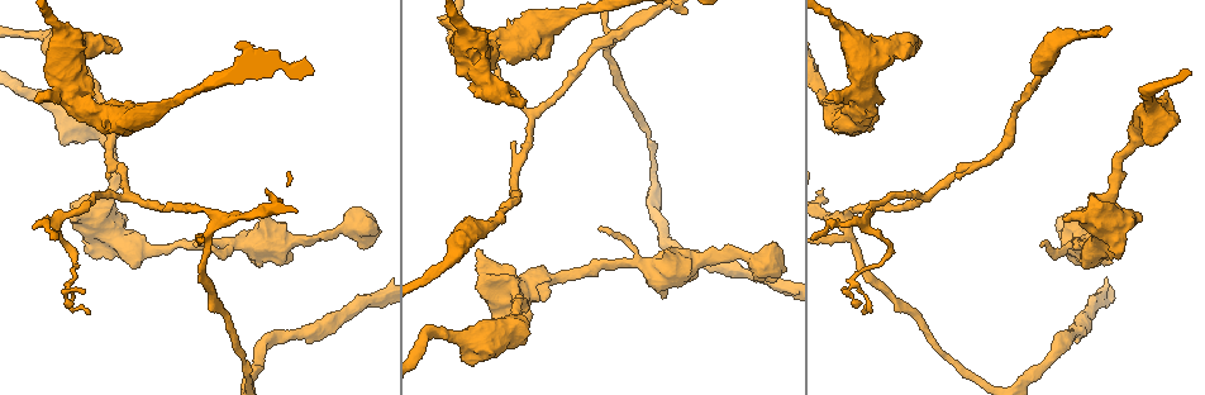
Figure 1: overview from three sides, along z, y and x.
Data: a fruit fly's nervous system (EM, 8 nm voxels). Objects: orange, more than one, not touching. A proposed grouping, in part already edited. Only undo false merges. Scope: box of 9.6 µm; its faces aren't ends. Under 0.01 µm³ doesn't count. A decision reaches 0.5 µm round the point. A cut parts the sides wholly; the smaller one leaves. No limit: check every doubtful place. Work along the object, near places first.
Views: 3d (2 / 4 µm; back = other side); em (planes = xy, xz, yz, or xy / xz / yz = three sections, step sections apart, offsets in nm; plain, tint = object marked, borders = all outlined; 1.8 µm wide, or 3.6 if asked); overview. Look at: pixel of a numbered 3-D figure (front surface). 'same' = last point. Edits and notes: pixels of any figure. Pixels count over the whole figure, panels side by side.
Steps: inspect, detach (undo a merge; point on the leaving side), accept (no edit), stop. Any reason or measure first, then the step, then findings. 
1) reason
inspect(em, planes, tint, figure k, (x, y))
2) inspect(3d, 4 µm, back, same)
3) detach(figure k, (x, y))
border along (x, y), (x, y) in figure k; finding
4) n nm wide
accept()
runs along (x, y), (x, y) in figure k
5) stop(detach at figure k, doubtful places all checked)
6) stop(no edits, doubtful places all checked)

narrows sharply
inspect(em, 3.6 µm, planes, plain, figure 1, (856, 91))

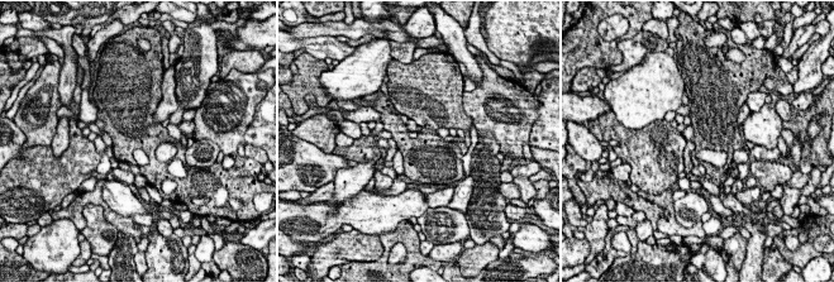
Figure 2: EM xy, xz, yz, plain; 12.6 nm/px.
inspect(em, 3.6 µm, planes, tint, same)

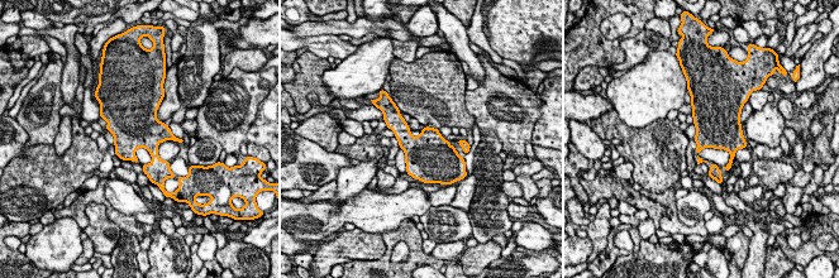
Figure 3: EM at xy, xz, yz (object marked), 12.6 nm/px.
accept()
continuous, no second neuron

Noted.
thick turns thin
inspect(em, 3.6 µm, planes, tint, figure 1, (471, 66))

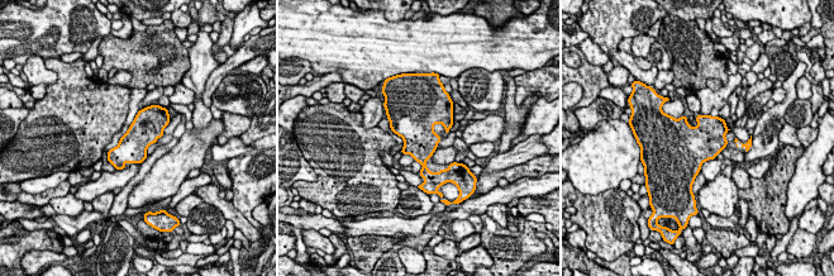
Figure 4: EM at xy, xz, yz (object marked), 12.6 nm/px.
accept()
all the same neuron

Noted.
sharp bend
inspect(3d, 2 µm, figure 1, (913, 38))

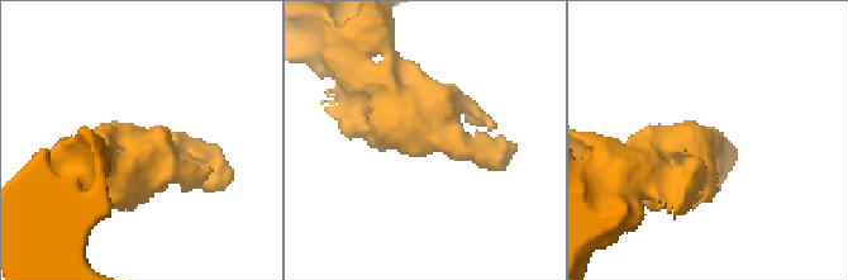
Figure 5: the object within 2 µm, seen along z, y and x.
inspect(em, planes, tint, figure 5, (183, 147))

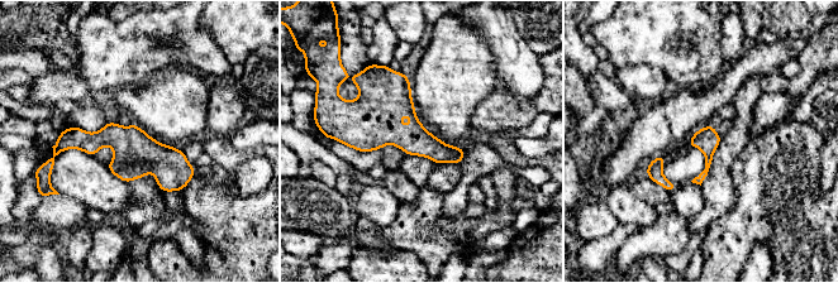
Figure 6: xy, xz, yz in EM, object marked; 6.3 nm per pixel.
160 nm wide
accept()
runs along (62, 135), (122, 139), (191, 172) in figure 6; continuous, no second neuron

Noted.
sudden change in width
inspect(em, 3.6 µm, planes, tint, figure 1, (473, 34))

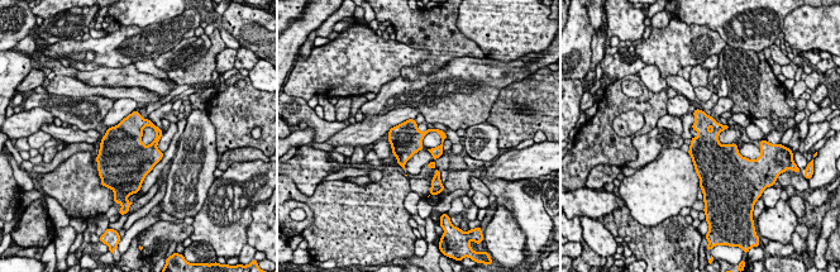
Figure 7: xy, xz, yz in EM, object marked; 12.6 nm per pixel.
accept()
all the same neuron

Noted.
looks like a crossing
inspect(em, planes, tint, figure 1, (214, 213))

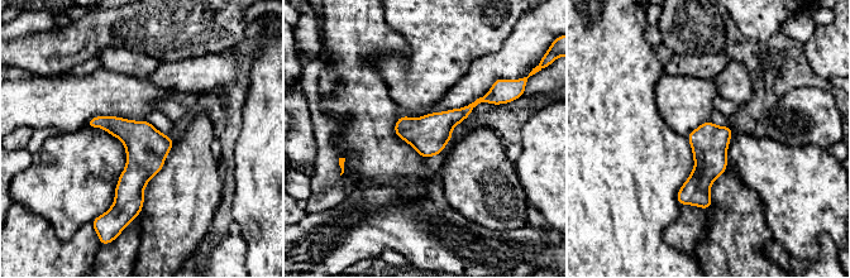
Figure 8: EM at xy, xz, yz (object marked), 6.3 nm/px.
accept()
runs along (490, 97), (434, 130), (397, 132) in figure 8; continuous, no second neuron

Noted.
abrupt turn
inspect(3d, 2 µm, figure 1, (851, 280))

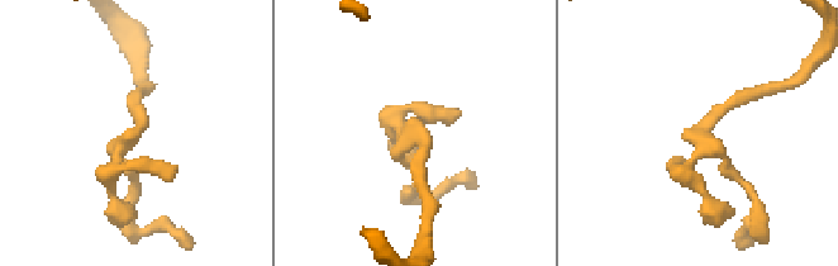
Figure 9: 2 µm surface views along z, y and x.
now the EM
inspect(em, planes, tint, figure 9, (410, 137))

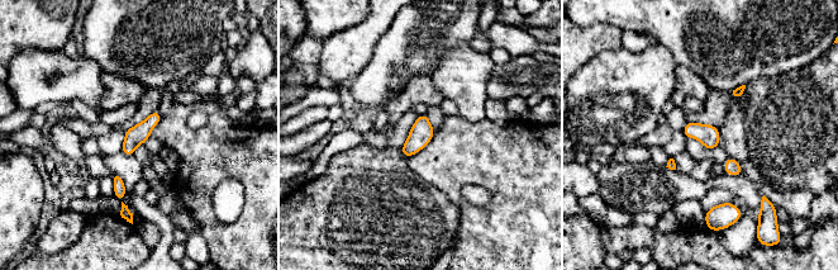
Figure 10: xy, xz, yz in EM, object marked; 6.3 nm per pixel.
accept()
one neuron here

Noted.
stop(no edits, doubtful places all checked)

